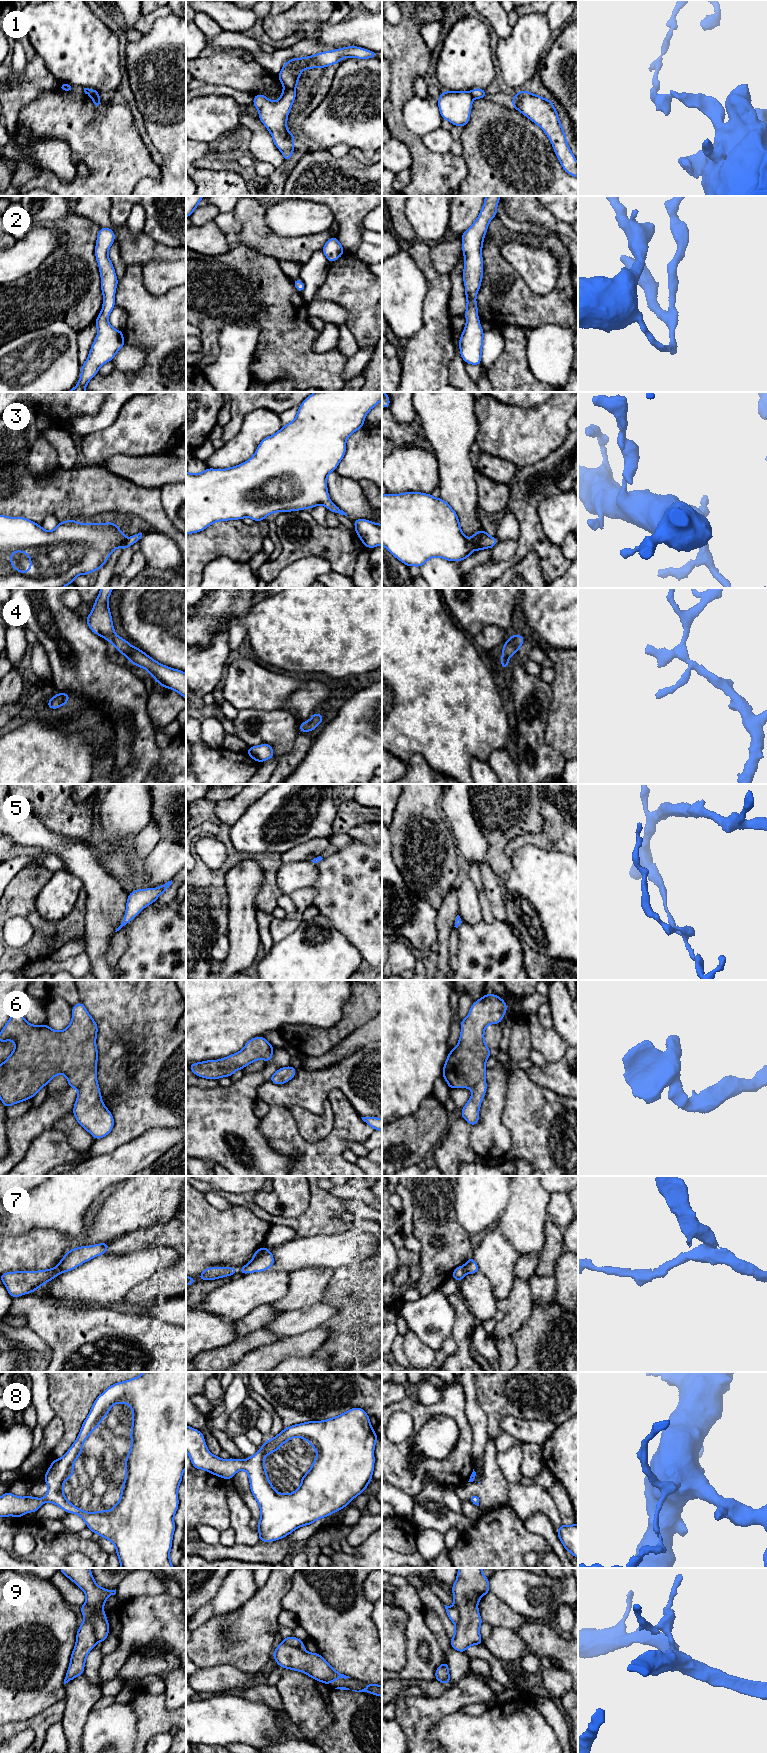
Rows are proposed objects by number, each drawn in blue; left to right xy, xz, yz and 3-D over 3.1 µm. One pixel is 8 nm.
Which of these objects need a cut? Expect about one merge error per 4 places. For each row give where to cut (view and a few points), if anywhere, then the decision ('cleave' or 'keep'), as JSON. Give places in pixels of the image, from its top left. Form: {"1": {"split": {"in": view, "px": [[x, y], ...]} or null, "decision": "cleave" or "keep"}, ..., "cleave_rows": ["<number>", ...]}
{"1": {"split": {"in": "xz", "px": [[284, 86], [294, 89]]}, "decision": "cleave"}, "2": {"split": null, "decision": "keep"}, "3": {"split": null, "decision": "keep"}, "4": {"split": null, "decision": "keep"}, "5": {"split": null, "decision": "keep"}, "6": {"split": null, "decision": "keep"}, "7": {"split": null, "decision": "keep"}, "8": {"split": null, "decision": "keep"}, "9": {"split": {"in": "xy", "px": [[85, 1618], [93, 1625], [96, 1641]]}, "decision": "cleave"}, "cleave_rows": ["1", "9"]}

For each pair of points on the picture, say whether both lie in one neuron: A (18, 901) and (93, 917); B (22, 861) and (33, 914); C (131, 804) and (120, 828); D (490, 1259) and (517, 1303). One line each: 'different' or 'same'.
A: different
B: different
C: same
D: different

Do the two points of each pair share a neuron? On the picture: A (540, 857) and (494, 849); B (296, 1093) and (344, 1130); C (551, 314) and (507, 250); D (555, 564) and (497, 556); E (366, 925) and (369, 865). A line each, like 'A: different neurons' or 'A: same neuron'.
A: different neurons
B: different neurons
C: different neurons
D: different neurons
E: same neuron

